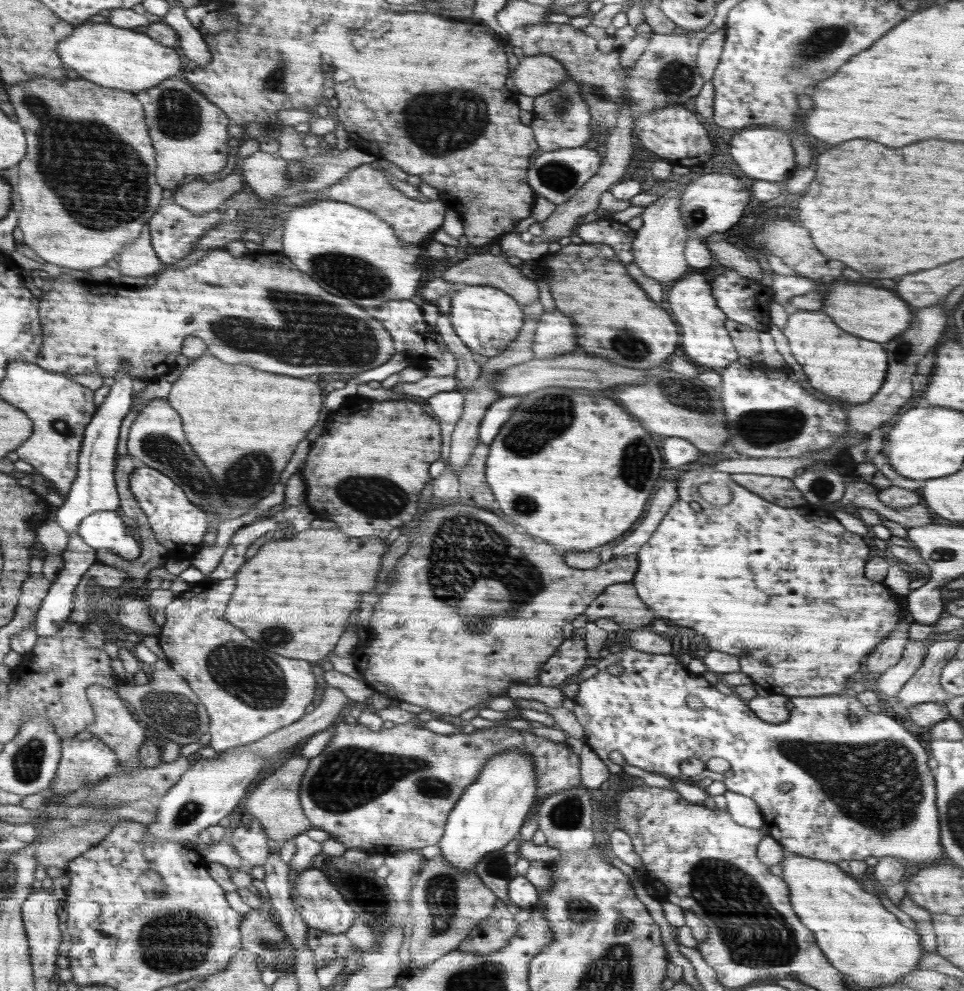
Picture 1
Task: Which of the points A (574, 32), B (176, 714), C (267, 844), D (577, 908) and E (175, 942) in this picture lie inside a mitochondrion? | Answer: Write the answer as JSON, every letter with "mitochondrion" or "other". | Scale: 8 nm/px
{"A":"other","B":"mitochondrion","C":"other","D":"mitochondrion","E":"mitochondrion"}

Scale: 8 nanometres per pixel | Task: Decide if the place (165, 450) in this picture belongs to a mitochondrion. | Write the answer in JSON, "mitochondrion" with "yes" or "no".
{"mitochondrion":"yes"}

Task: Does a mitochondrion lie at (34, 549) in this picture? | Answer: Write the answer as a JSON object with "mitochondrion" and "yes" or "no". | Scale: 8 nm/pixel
{"mitochondrion":"no"}

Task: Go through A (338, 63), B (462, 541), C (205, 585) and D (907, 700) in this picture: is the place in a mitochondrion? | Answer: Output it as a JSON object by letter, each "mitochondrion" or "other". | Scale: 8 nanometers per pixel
{"A":"other","B":"mitochondrion","C":"other","D":"other"}

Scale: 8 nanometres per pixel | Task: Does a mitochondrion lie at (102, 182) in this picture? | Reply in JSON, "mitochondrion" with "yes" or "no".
{"mitochondrion":"yes"}

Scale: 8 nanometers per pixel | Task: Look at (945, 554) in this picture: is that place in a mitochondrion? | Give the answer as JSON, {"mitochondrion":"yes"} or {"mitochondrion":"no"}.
{"mitochondrion":"no"}

